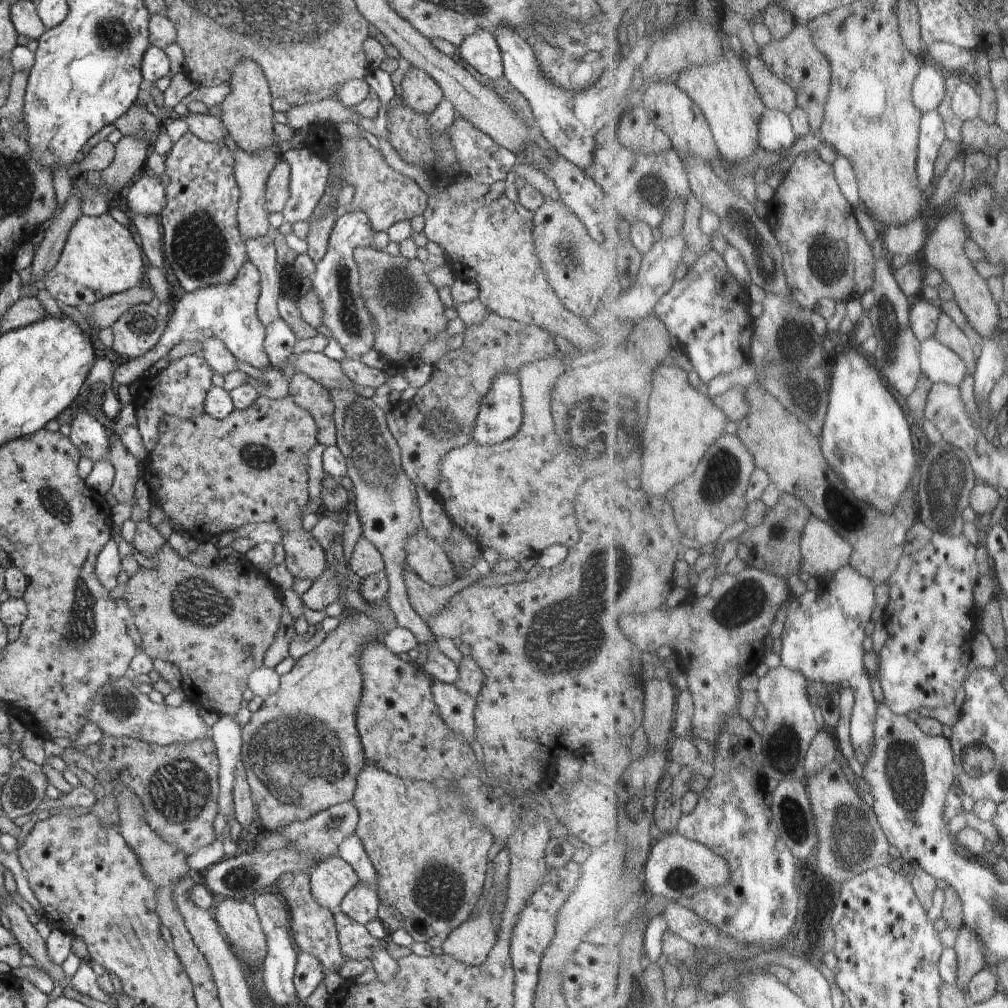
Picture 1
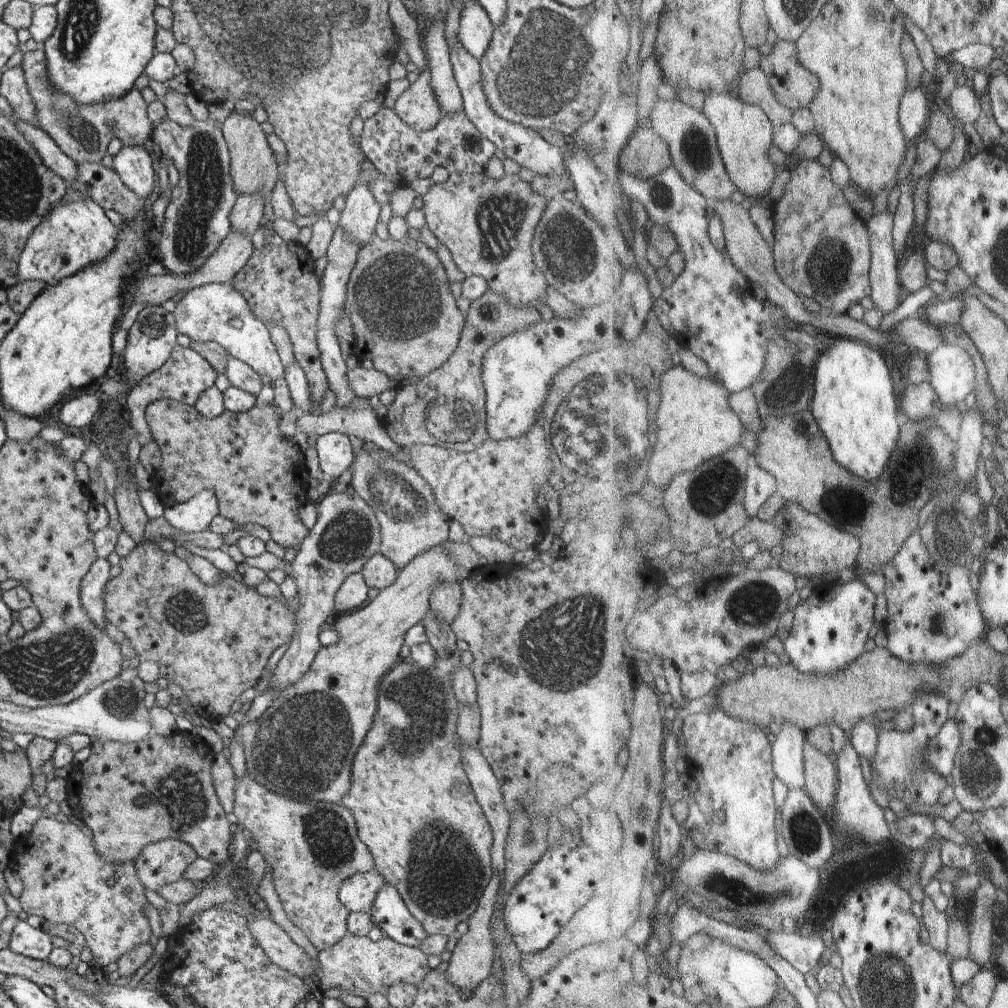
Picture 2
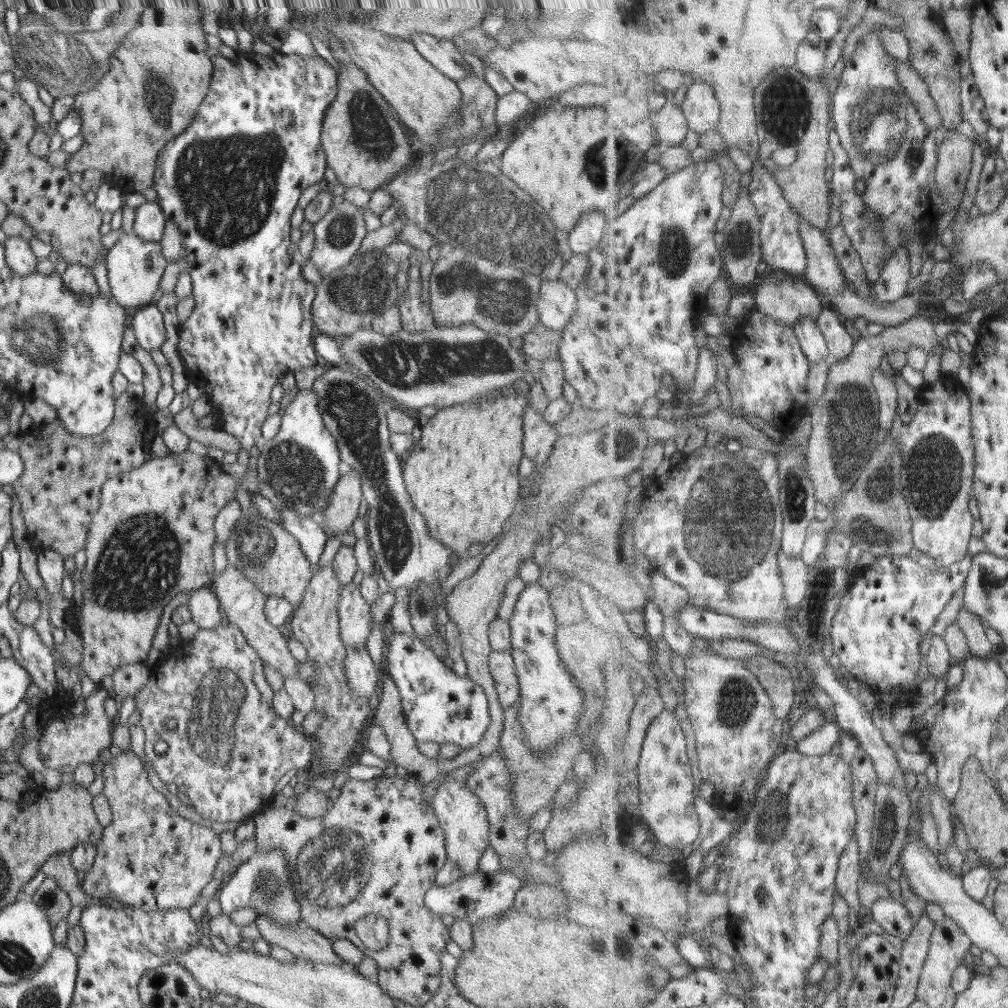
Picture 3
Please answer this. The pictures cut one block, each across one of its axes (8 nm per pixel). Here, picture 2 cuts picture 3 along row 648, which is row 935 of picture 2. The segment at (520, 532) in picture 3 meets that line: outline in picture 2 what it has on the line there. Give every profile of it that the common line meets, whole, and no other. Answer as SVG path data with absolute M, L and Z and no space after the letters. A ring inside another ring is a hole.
M493 869L488 886L484 888L478 908L468 919L468 931L460 939L453 942L451 947L451 958L445 972L446 978L455 984L465 994L472 994L475 988L488 979L493 972L493 960L495 957L494 938L491 934L491 918L496 911L496 903L502 885L498 870Z

